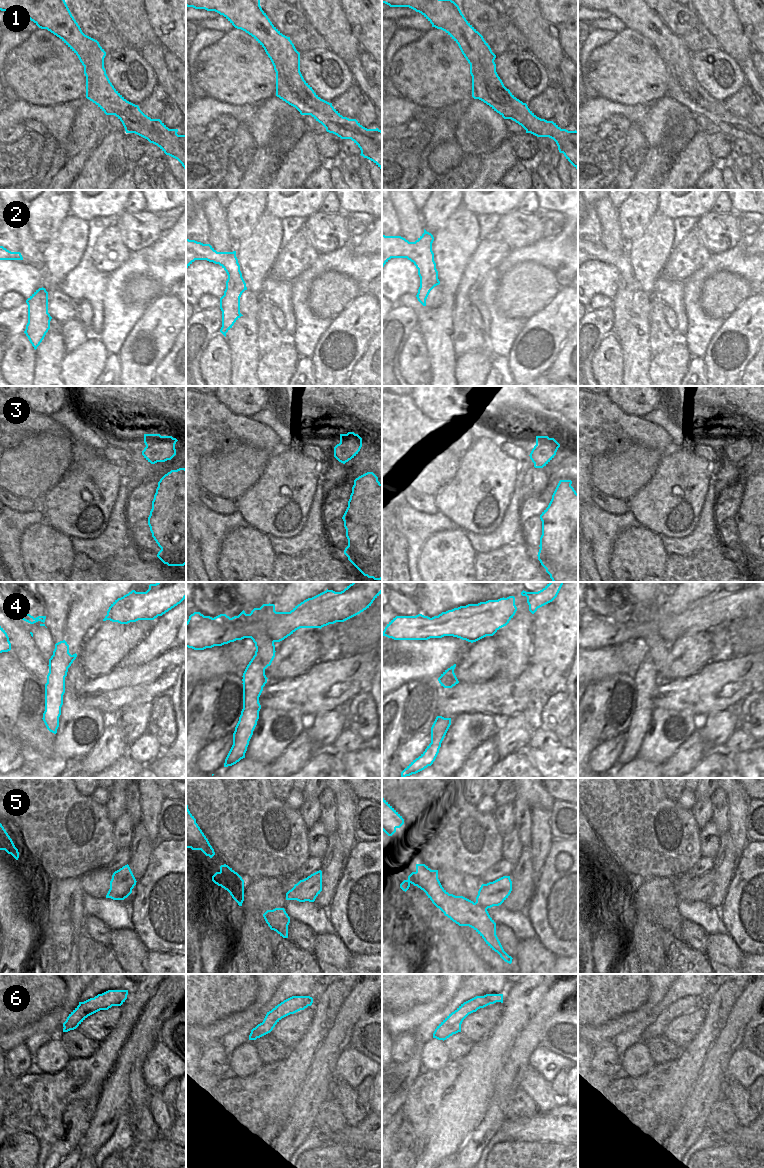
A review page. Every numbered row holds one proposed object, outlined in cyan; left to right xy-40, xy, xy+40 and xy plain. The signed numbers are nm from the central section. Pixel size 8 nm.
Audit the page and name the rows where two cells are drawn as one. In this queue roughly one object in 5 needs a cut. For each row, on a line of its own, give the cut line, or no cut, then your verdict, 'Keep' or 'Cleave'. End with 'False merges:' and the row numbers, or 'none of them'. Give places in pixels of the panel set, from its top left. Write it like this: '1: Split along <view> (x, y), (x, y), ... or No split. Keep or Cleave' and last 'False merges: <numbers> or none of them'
1: No split. Keep
2: No split. Keep
3: No split. Keep
4: Split along xy (251, 638), (258, 634), (265, 634), (273, 642). Cleave
5: No split. Keep
6: No split. Keep
False merges: 4

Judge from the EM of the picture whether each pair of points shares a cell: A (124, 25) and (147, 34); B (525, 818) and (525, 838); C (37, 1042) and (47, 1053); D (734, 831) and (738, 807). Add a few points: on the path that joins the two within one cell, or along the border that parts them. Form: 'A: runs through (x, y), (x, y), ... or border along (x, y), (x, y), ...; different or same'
A: runs through (130, 25), (141, 33); same
B: runs through (525, 823), (525, 833); same
C: border along (54, 1037), (37, 1050); different
D: runs through (737, 825), (737, 813); same

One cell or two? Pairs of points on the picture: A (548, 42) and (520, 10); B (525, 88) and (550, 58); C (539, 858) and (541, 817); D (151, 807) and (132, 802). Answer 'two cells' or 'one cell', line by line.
A: one cell
B: two cells
C: one cell
D: two cells

